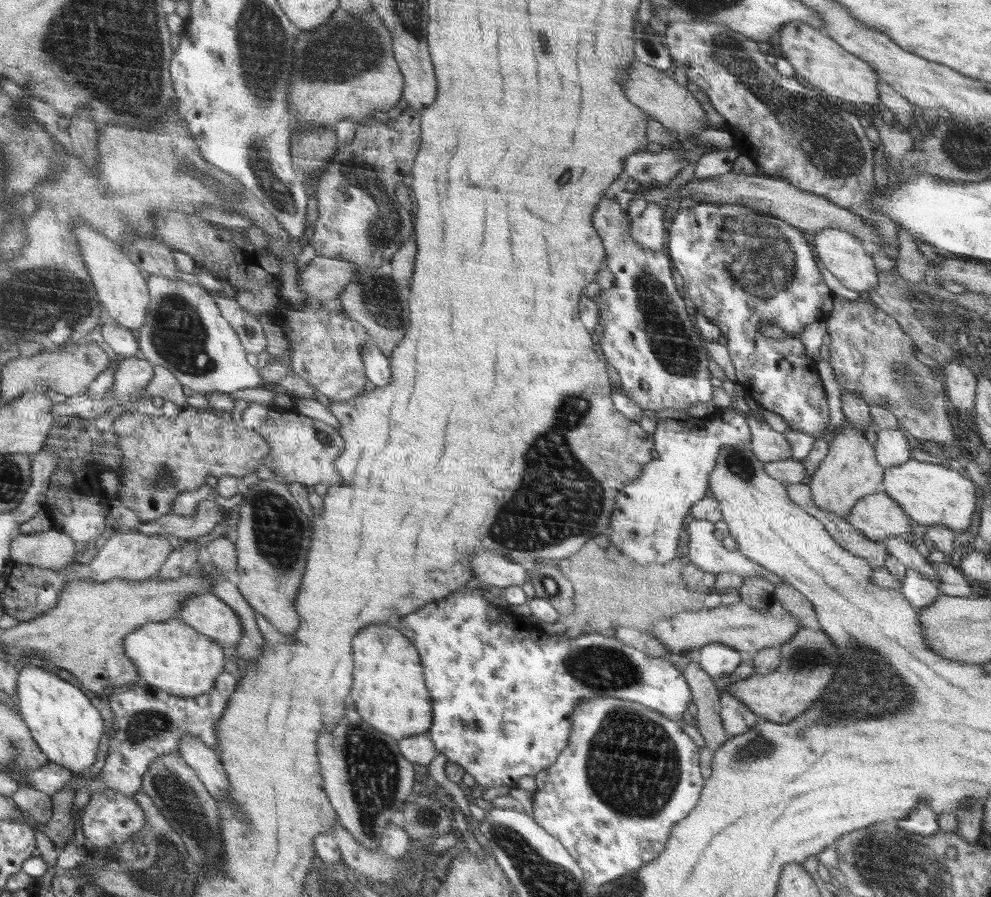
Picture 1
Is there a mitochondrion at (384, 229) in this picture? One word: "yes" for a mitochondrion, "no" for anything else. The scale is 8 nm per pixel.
yes

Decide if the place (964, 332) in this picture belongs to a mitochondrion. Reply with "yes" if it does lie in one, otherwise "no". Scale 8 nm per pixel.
yes

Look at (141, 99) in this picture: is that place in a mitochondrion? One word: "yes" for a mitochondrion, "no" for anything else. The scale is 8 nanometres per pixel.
yes

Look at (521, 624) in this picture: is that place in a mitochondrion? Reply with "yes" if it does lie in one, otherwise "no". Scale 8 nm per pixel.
no

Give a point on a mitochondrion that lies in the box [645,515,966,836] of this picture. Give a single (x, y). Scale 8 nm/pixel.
(873, 694)

